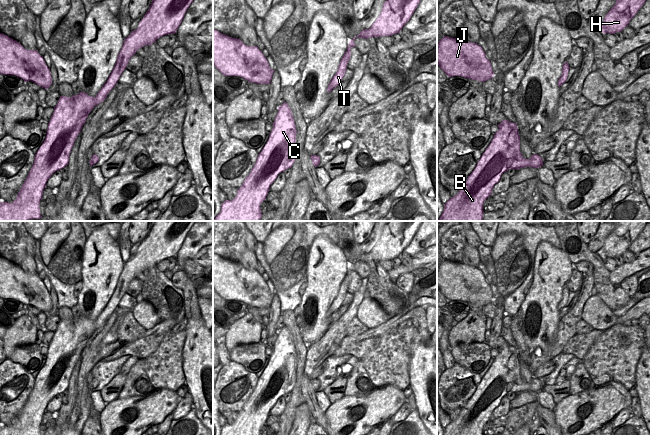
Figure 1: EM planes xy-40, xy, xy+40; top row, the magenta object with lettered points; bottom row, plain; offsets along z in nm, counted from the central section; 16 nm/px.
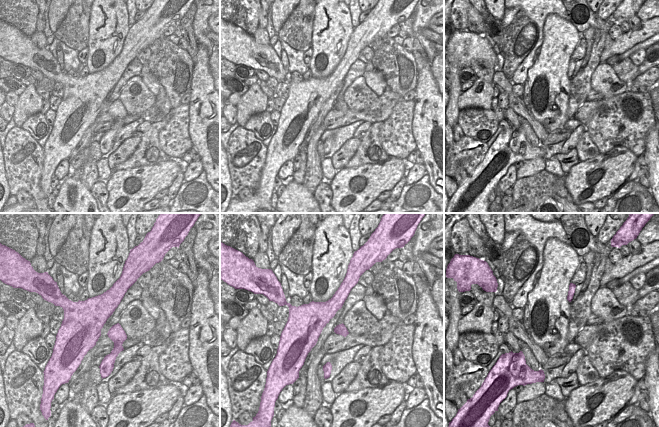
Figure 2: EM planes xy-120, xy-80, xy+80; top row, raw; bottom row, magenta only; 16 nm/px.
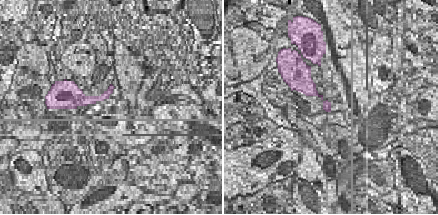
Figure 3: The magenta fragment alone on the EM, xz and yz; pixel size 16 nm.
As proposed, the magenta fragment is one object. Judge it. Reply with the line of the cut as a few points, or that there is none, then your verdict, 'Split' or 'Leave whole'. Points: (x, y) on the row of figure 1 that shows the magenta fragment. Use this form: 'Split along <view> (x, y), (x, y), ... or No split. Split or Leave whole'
No split. Leave whole.

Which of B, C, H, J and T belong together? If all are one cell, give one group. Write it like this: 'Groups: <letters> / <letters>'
Groups: B C H J T.

